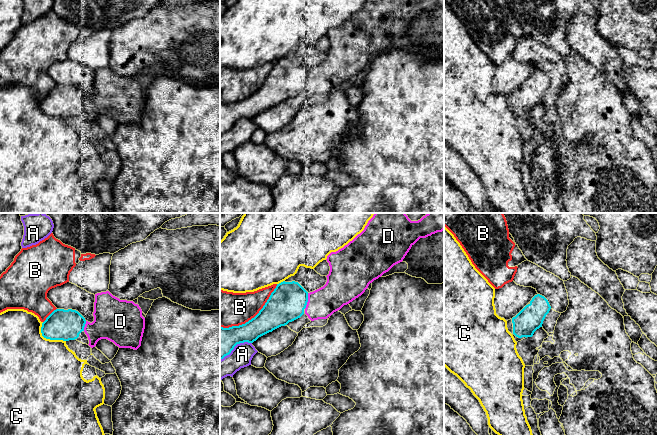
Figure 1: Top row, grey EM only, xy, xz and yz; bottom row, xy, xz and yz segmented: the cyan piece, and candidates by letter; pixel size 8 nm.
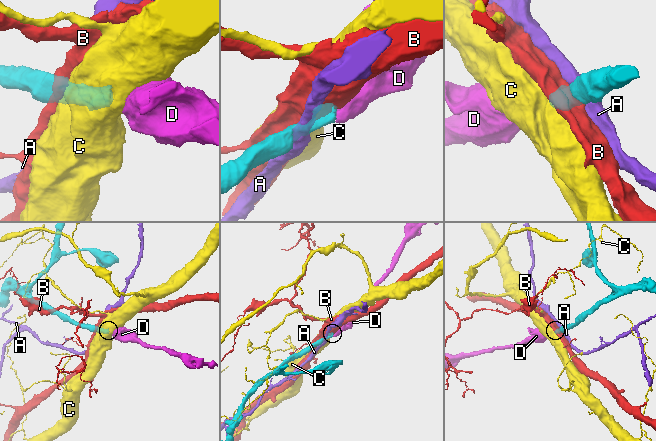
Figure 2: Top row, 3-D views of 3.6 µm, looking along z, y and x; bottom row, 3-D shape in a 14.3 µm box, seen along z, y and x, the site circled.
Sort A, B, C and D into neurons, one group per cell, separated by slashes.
A / B / C / D

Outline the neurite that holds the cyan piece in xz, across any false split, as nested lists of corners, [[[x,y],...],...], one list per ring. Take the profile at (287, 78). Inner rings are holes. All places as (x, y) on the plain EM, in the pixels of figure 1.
[[[367,0],[352,17],[327,32],[330,47],[323,63],[308,69],[298,58],[283,57],[277,60],[254,94],[239,102],[220,103],[220,136],[229,131],[237,120],[253,119],[259,113],[300,94],[304,89],[311,97],[327,95],[344,81],[361,72],[370,59],[402,38],[420,14],[443,6],[444,0]]]

